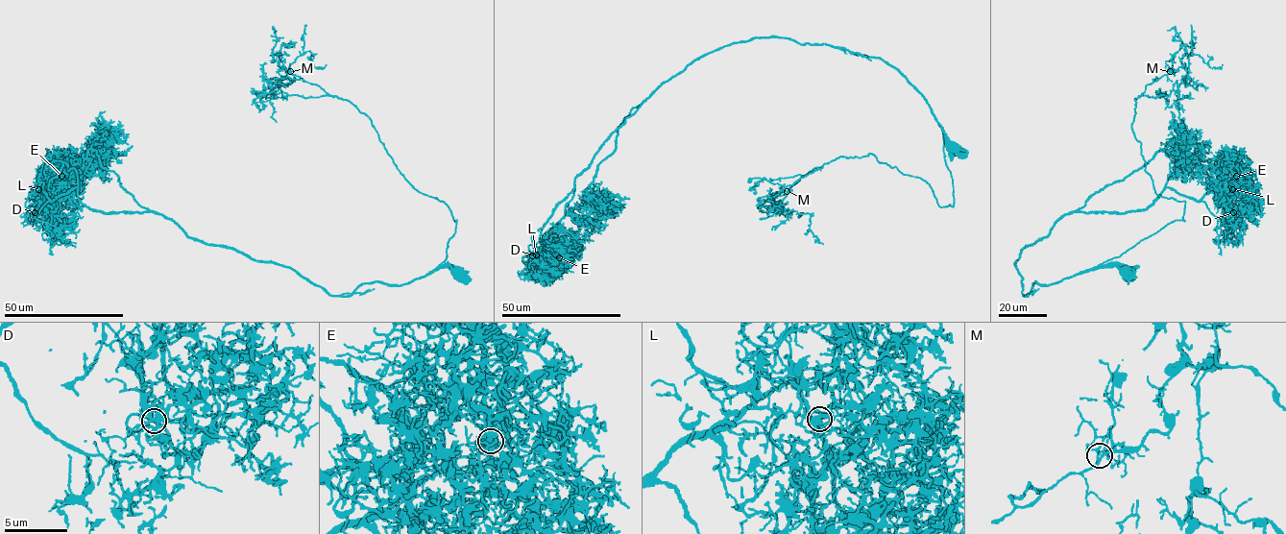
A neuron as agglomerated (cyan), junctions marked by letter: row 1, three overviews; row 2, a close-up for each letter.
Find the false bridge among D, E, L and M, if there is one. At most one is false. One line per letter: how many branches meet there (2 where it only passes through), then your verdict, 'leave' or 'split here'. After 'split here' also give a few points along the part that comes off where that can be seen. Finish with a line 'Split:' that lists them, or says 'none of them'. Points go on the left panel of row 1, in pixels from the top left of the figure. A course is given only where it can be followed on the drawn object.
D: branches 6; leave
E: branches 5; leave
L: branches 4; leave
M: branches 5; leave
Split: none of them

